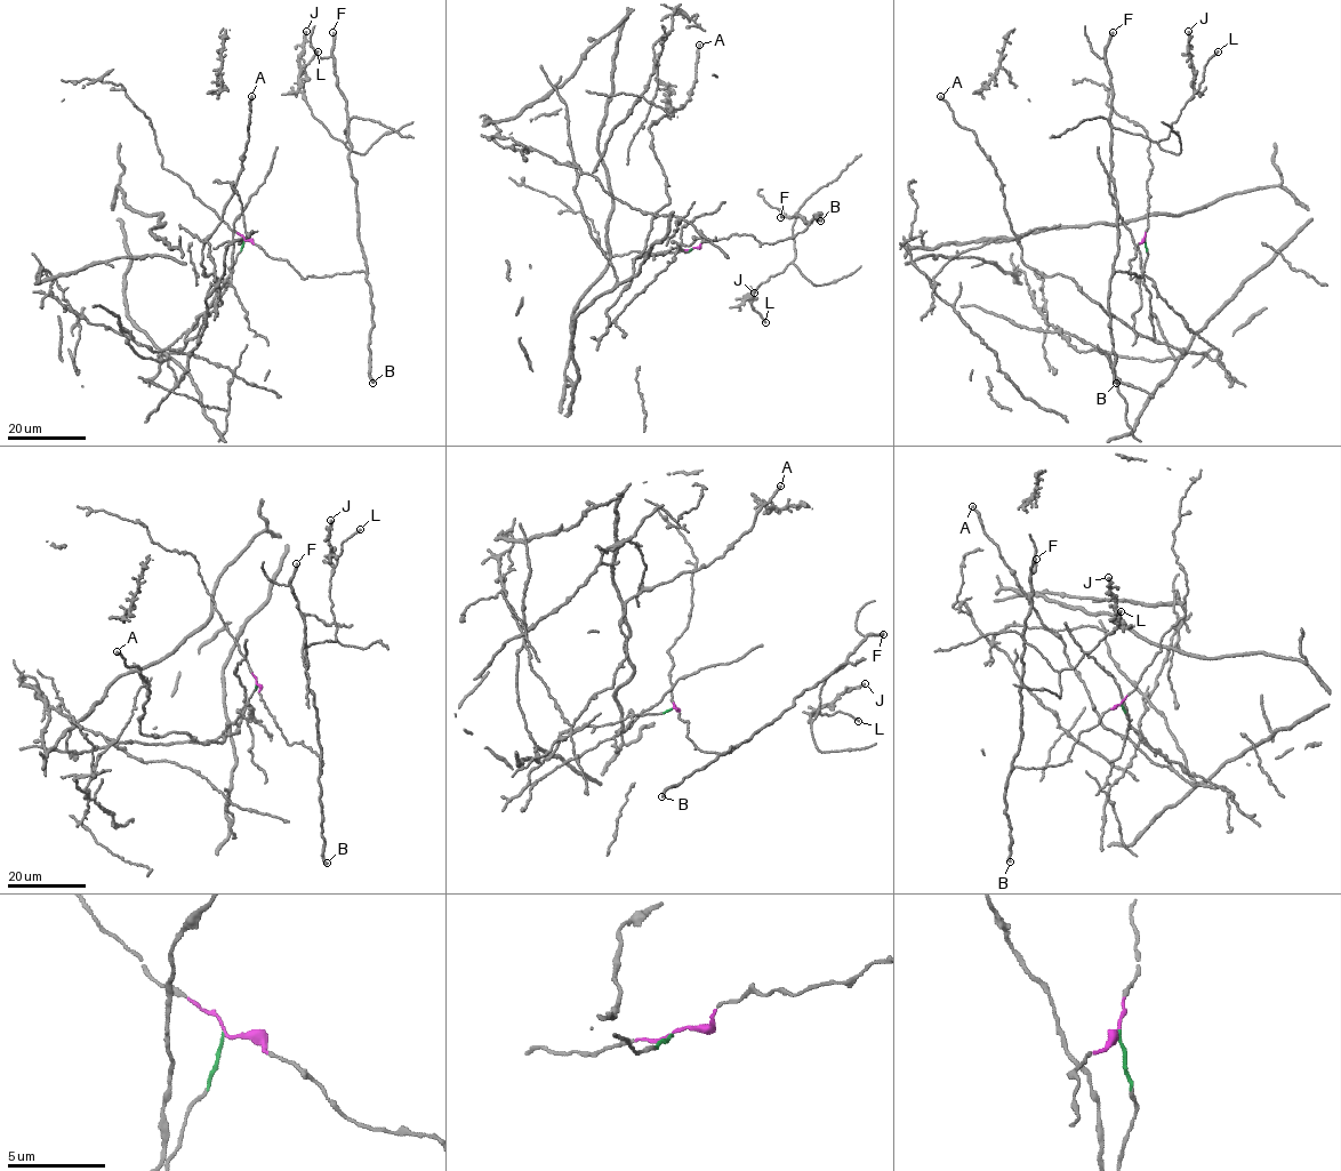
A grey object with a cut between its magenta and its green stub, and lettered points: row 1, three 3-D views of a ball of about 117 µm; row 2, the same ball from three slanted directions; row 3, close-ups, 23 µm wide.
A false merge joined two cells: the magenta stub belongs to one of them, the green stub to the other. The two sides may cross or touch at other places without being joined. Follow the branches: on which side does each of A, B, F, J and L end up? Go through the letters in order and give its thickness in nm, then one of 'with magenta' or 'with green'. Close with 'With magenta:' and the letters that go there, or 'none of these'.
A: calibre 320 nm; with green
B: calibre 340 nm; with magenta
F: calibre 300 nm; with magenta
J: calibre 340 nm; with magenta
L: calibre 180 nm; with magenta
With magenta: B, F, J, L

